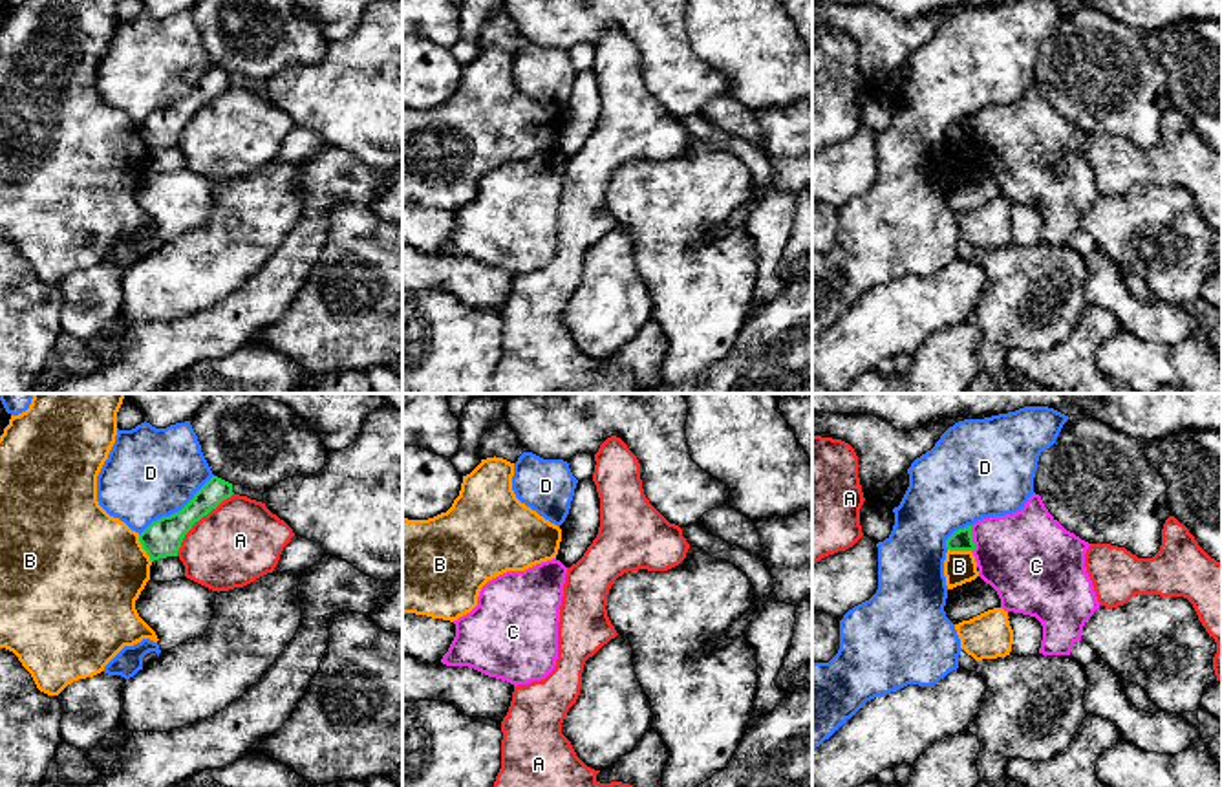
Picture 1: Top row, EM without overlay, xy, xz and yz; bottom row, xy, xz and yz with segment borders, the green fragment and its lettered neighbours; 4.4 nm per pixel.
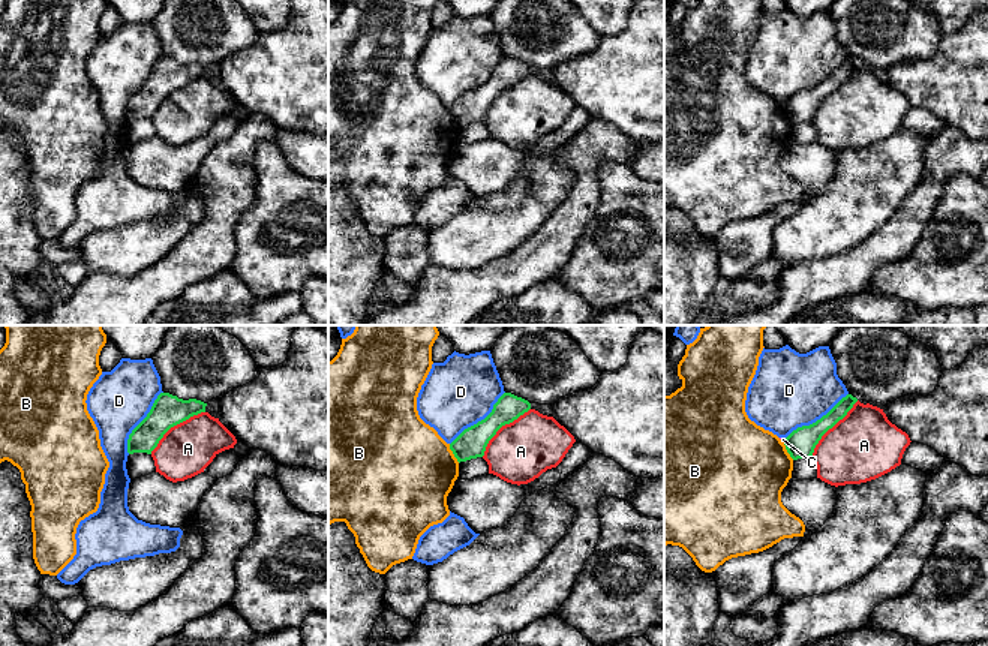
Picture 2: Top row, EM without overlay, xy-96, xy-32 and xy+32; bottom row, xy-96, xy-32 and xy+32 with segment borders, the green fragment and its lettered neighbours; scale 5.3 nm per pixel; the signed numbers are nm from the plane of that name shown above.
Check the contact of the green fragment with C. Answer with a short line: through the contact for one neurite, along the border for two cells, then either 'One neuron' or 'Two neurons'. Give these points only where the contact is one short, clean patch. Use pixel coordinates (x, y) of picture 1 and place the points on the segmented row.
Line: yz (970, 526), (974, 551). Two neurons

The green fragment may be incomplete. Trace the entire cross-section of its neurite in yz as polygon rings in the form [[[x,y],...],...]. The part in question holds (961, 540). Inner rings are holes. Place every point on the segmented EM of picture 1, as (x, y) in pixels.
[[[971,525],[955,531],[948,540],[946,547],[949,551],[971,551],[975,549],[973,536],[971,536]]]

